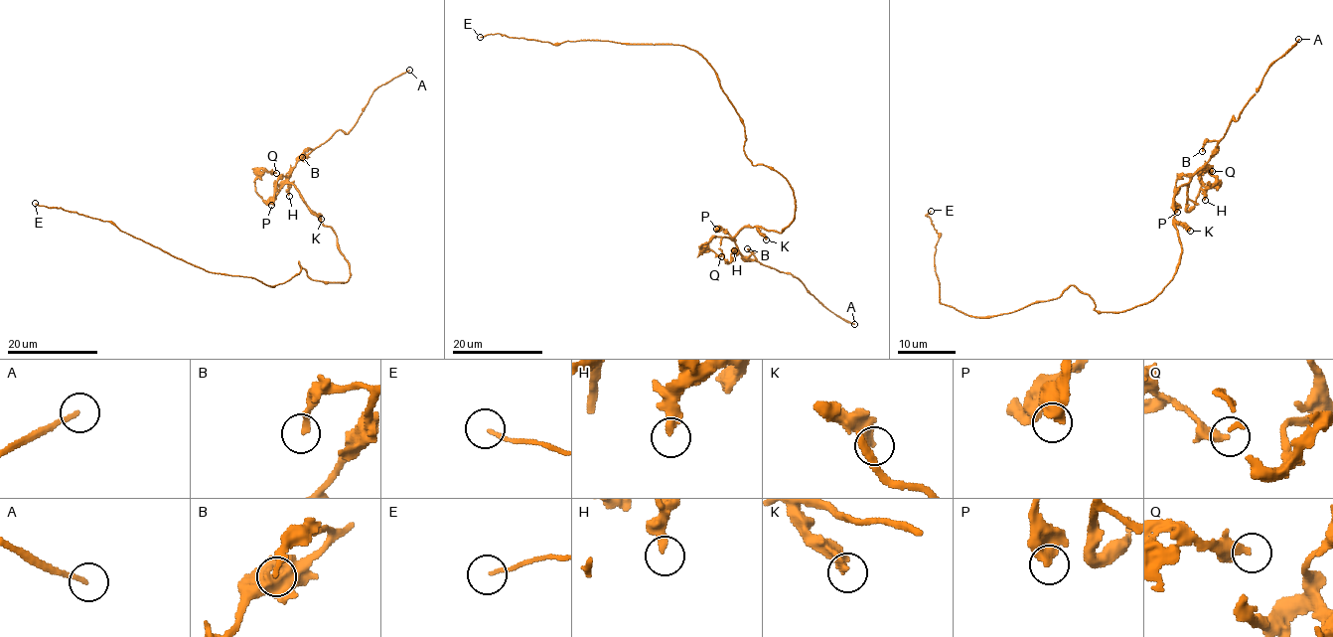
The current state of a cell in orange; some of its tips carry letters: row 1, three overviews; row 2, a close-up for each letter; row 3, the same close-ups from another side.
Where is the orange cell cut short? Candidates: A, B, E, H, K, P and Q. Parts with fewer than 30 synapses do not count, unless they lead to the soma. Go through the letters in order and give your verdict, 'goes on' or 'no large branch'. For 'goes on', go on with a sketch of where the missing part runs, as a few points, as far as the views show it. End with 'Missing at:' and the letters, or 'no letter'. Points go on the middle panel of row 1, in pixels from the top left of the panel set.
A: goes on
B: no large branch
E: no large branch
H: no large branch
K: no large branch
P: no large branch
Q: no large branch
Missing at: A

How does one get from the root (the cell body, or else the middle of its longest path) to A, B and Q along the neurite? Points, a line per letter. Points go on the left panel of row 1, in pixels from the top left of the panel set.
A: (312, 280), (345, 282), (350, 263), (289, 181), (291, 169), (346, 133), (372, 93), (409, 70)
B: (312, 280), (345, 282), (350, 263), (336, 234), (289, 181), (291, 169), (311, 149), (302, 157)
Q: (312, 280), (345, 282), (350, 263), (336, 234), (292, 184), (267, 202), (256, 191), (258, 177), (276, 173)

